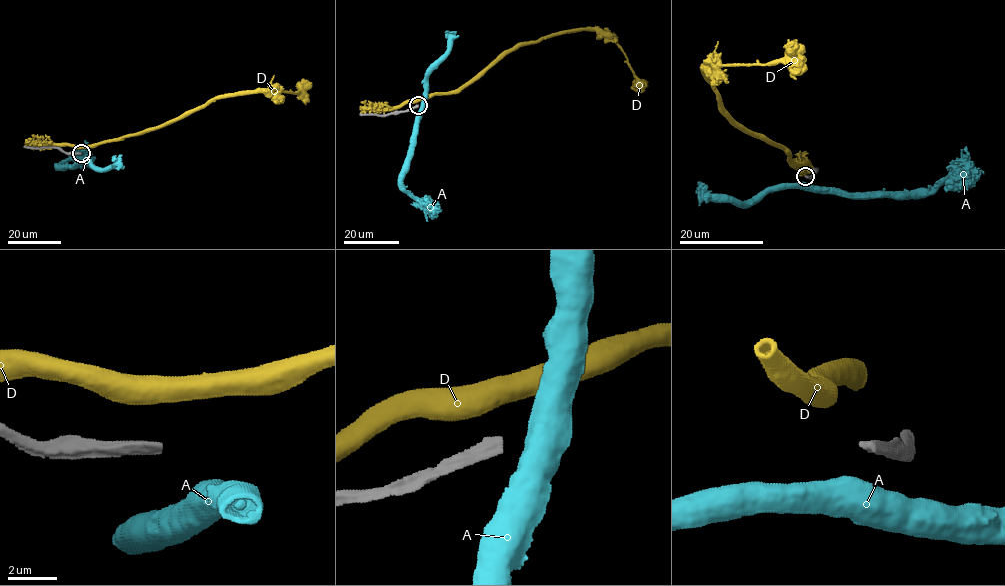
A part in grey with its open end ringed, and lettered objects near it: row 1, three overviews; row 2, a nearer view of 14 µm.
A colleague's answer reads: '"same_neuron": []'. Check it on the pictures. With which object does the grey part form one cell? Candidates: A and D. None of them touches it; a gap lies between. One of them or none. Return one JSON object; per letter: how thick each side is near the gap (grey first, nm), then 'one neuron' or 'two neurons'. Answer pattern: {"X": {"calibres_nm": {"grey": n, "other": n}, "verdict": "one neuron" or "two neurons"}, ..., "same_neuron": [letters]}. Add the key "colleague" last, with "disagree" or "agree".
{"A": {"calibres_nm": {"grey": 460, "other": 700}, "verdict": "two neurons"}, "D": {"calibres_nm": {"grey": 460, "other": 700}, "verdict": "two neurons"}, "same_neuron": [], "colleague": "agree"}

